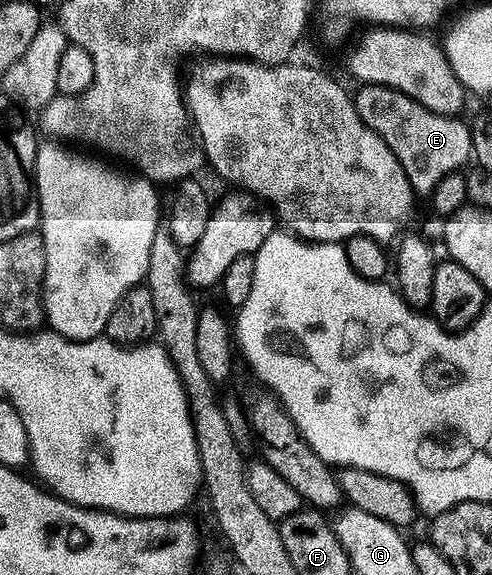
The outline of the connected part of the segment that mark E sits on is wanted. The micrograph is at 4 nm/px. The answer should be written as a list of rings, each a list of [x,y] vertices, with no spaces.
[[[371,83],[355,95],[359,117],[397,154],[406,172],[411,173],[414,188],[432,192],[433,186],[450,172],[464,168],[473,153],[473,133],[464,118],[440,115],[407,97],[402,91]]]

